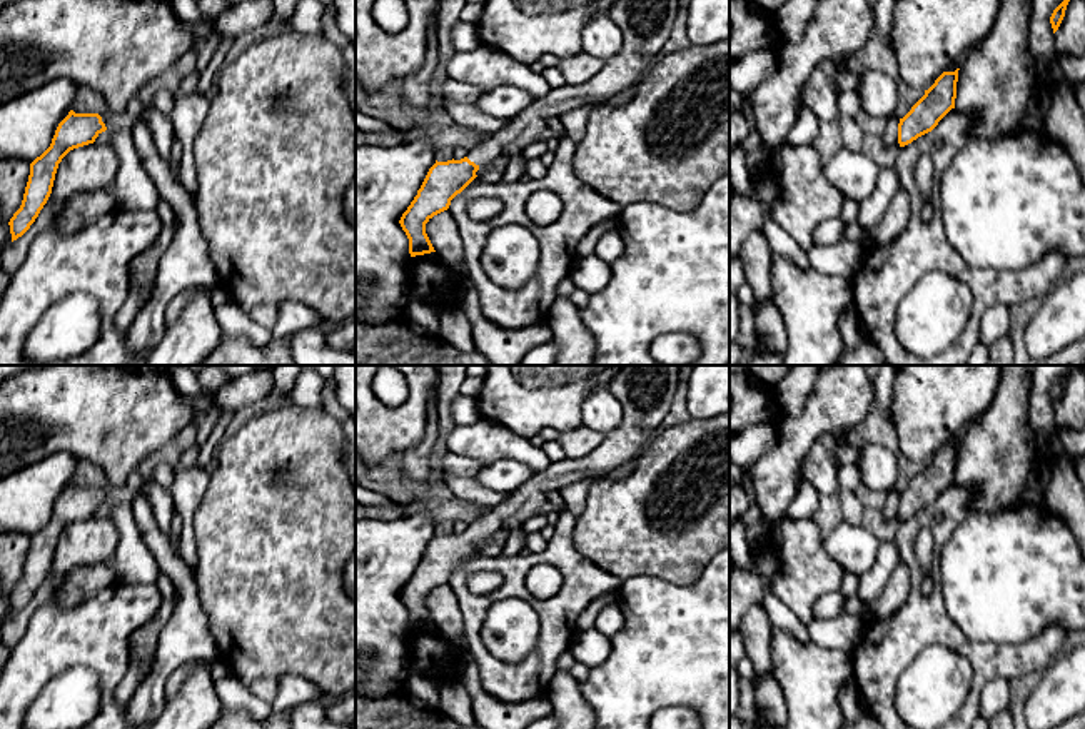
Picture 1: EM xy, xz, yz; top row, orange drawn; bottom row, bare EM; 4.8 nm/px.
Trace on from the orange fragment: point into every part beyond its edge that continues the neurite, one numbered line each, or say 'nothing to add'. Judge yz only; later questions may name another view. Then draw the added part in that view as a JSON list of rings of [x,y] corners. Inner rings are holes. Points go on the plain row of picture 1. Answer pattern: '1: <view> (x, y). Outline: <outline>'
nothing to add

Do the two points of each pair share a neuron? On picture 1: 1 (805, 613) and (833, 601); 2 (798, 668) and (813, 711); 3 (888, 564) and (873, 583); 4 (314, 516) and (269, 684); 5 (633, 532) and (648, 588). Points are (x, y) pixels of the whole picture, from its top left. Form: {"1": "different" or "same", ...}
{"1": "different", "2": "same", "3": "same", "4": "different", "5": "different"}

